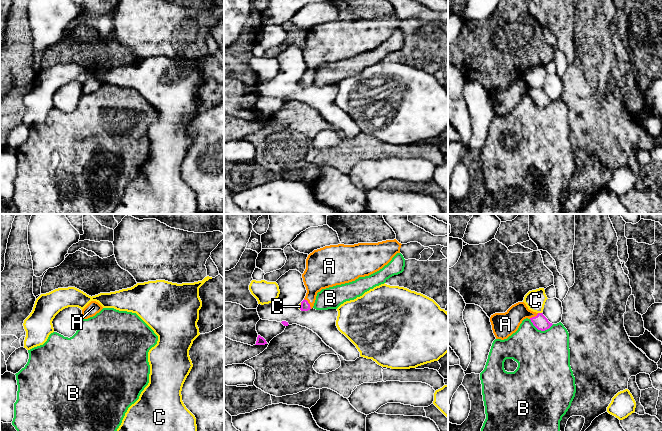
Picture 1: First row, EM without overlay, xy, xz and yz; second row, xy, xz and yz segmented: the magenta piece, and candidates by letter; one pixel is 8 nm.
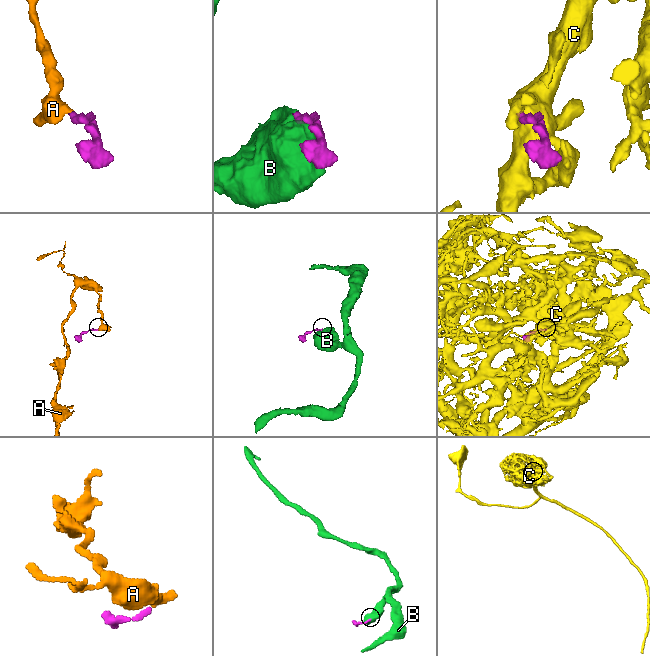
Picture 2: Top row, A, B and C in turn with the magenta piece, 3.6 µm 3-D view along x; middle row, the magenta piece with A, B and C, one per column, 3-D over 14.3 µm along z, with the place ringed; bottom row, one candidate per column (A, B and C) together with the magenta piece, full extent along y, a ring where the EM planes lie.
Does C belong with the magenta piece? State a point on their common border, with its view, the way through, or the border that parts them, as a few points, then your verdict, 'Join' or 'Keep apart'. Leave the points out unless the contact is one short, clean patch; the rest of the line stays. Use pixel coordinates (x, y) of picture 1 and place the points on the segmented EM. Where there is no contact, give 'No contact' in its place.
Touches magenta at yz (540, 313). Boundary: yz (538, 312), (541, 313). Keep apart

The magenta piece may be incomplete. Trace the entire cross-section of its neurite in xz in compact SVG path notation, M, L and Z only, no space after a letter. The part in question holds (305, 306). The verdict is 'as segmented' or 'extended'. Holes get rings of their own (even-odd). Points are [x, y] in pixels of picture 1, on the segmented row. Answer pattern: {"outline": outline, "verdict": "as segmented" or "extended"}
{"outline": "M394 239L378 243L330 245L314 250L308 255L302 274L307 293L300 310L312 309L317 293L322 289L349 283L379 271L400 253L401 245Z", "verdict": "extended"}

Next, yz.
{"outline": "M524 302L512 305L505 313L491 315L490 322L496 339L507 339L515 333L524 319L530 319L533 325L541 331L549 329L553 324L543 315L528 309Z", "verdict": "extended"}

